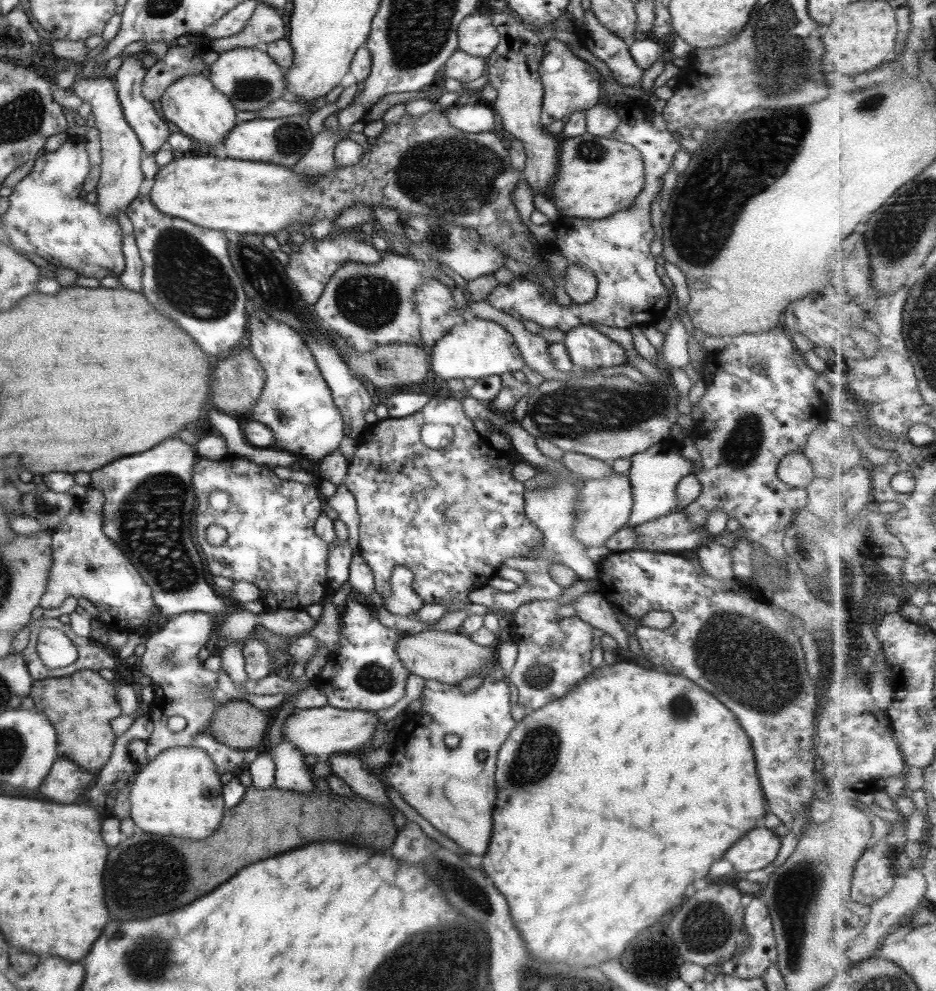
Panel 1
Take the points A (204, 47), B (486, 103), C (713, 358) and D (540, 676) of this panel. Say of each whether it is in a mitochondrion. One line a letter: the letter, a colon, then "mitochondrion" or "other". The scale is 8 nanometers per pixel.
A: other
B: other
C: other
D: mitochondrion

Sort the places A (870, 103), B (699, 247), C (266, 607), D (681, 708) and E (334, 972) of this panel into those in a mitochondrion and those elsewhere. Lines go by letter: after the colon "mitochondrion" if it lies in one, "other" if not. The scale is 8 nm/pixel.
A: mitochondrion
B: mitochondrion
C: other
D: mitochondrion
E: other

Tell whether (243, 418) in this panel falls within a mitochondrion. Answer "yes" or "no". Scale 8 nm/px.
no

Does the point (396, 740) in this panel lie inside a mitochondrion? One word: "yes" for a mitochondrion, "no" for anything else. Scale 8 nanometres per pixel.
no

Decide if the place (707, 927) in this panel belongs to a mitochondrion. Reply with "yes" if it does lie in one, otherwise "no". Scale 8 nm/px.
yes

